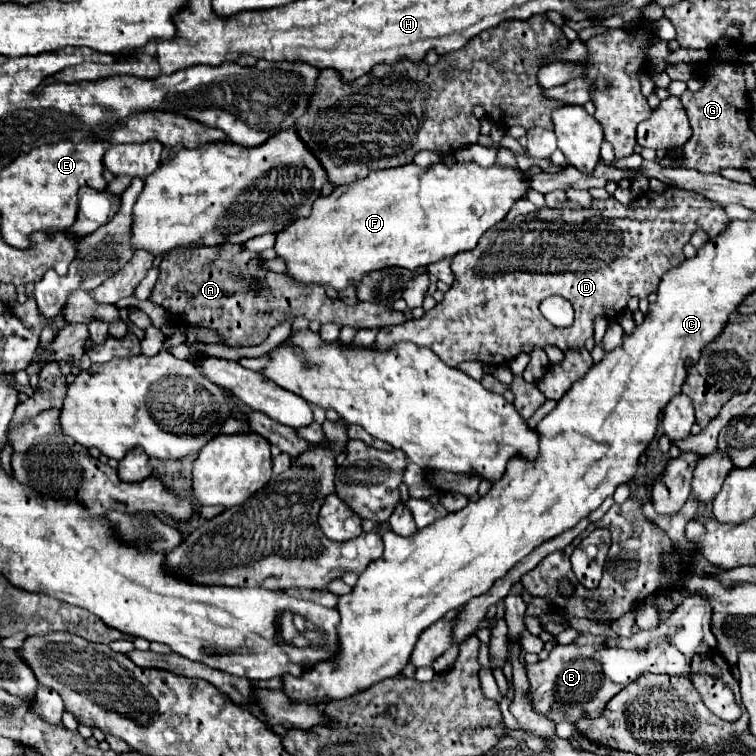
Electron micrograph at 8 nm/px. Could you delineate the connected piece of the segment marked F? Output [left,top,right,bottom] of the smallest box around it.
[275,162,525,292]

